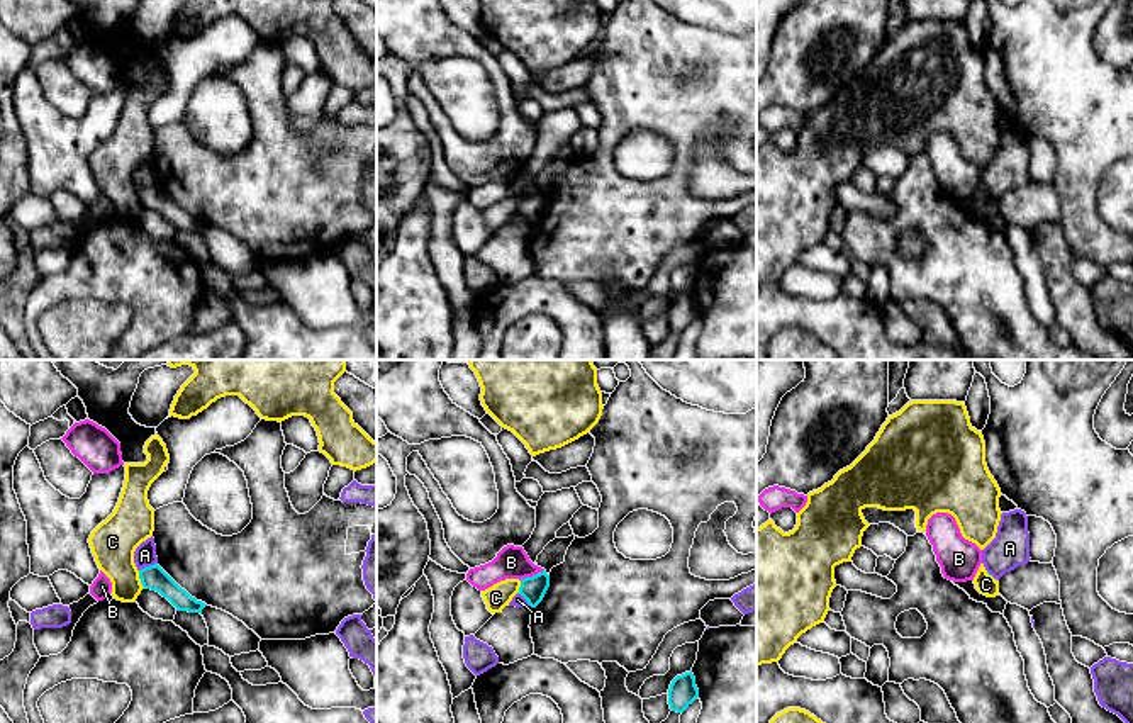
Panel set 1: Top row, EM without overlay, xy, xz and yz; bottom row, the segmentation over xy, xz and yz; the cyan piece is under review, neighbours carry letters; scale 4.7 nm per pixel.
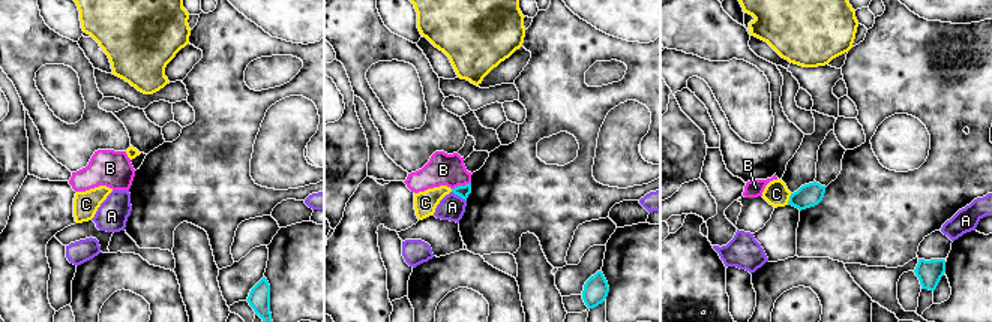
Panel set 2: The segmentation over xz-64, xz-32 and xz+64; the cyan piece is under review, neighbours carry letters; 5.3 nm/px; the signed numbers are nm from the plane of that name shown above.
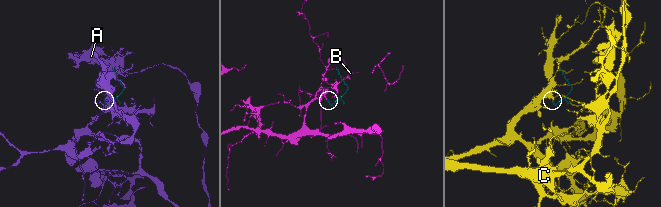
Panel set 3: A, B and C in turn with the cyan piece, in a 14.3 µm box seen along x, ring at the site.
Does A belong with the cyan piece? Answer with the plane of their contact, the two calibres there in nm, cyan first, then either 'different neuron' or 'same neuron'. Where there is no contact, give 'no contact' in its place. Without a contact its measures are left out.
xy | 120/110 nm | different neuron

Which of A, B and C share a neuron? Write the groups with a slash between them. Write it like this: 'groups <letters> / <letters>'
groups A / B / C

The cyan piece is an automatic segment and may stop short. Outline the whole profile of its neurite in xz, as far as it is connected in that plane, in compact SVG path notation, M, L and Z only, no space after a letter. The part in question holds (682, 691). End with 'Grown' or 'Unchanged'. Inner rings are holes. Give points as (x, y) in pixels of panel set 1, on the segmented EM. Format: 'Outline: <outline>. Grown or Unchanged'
Outline: M690 672L677 675L668 689L668 704L672 711L684 713L699 698L695 677Z. Unchanged

